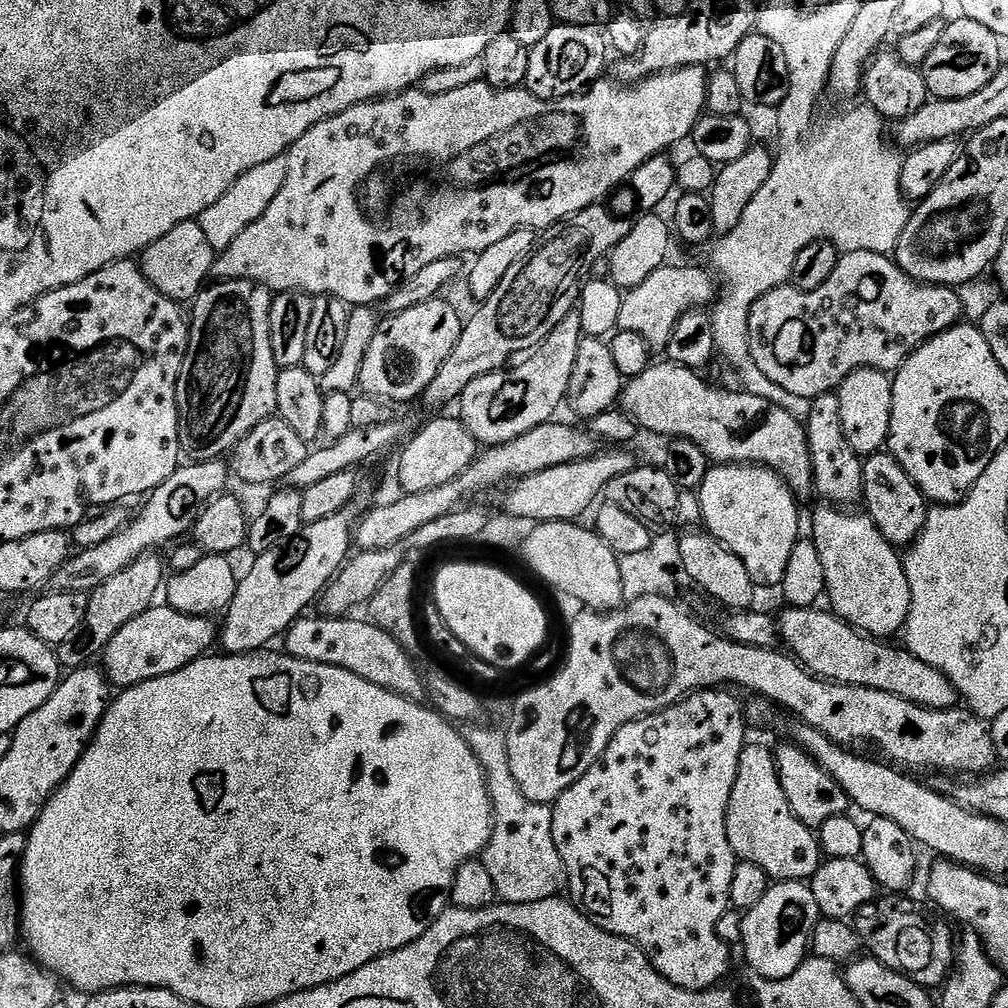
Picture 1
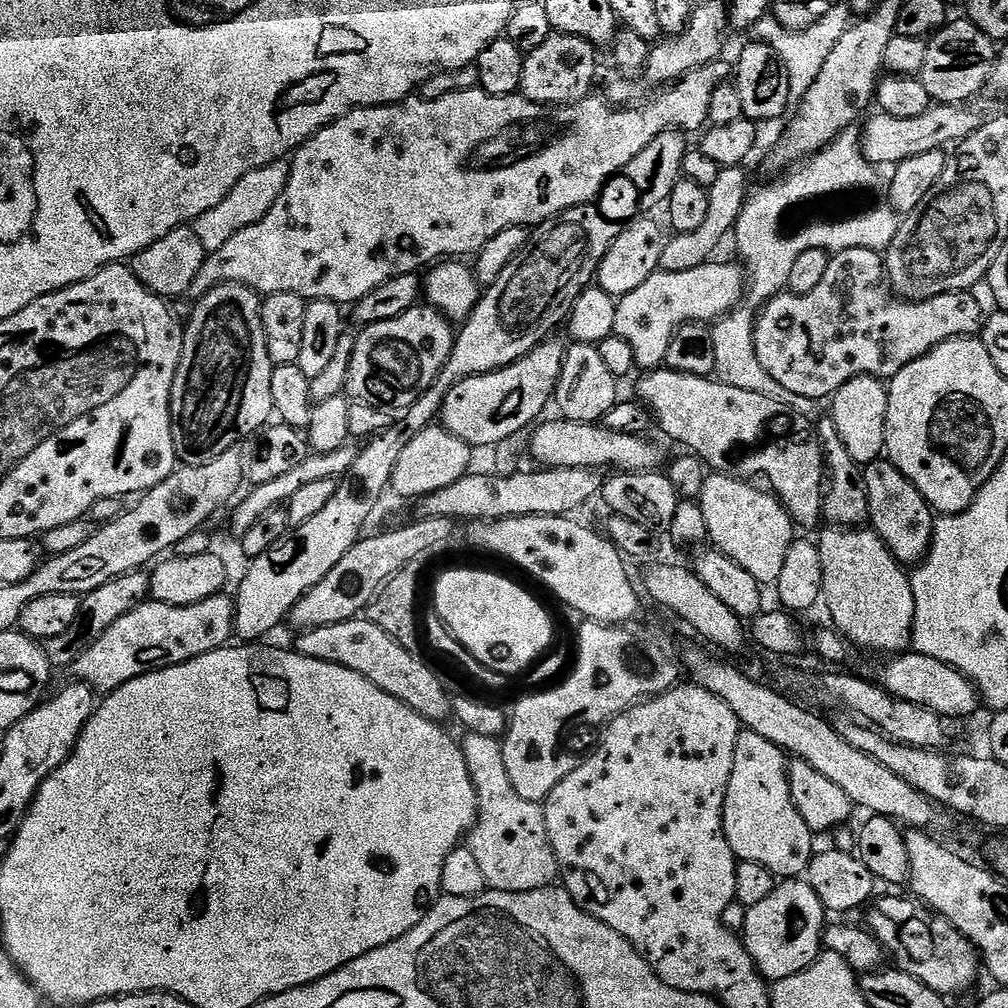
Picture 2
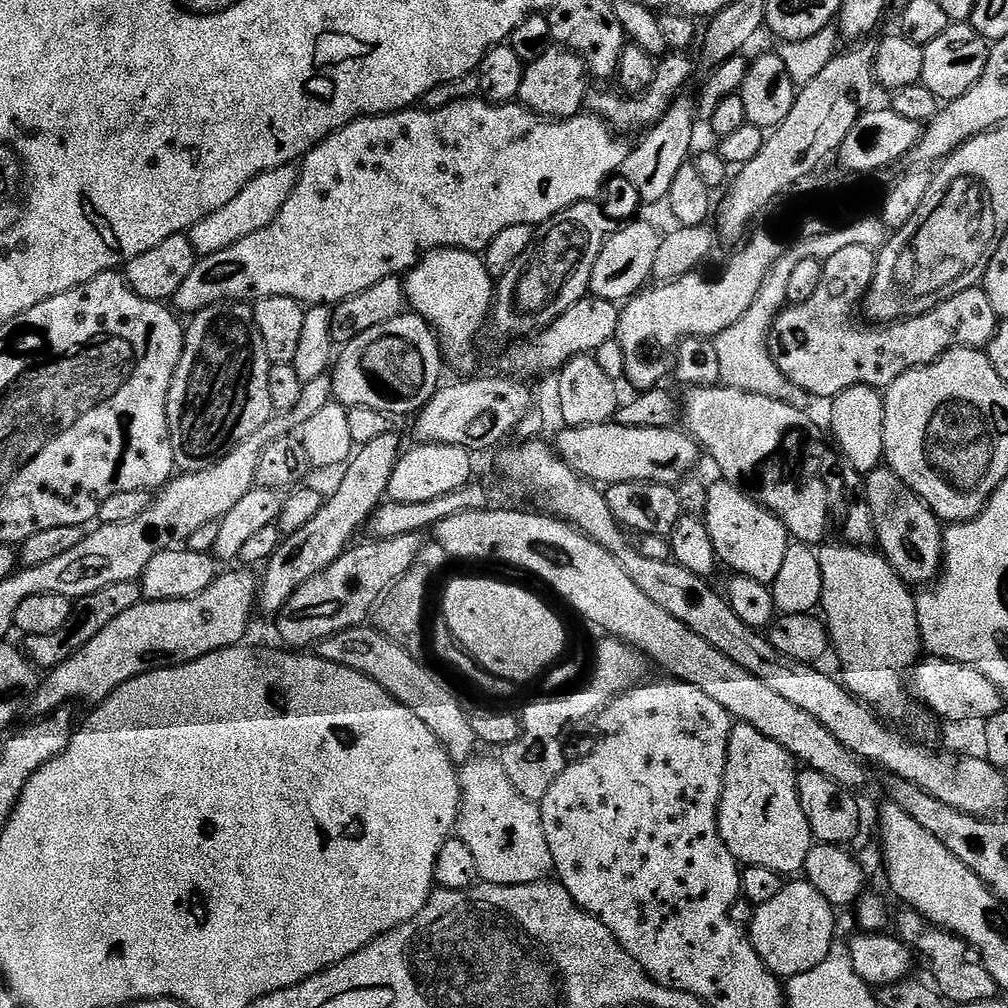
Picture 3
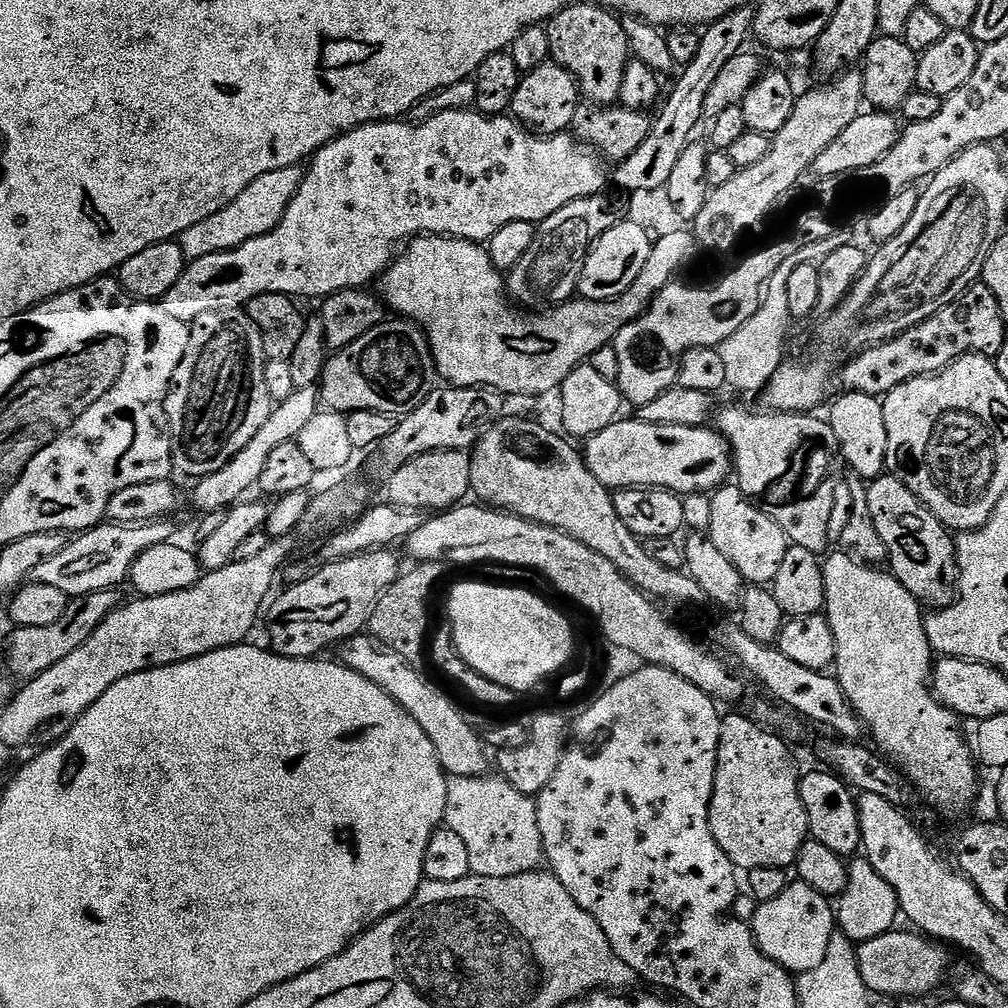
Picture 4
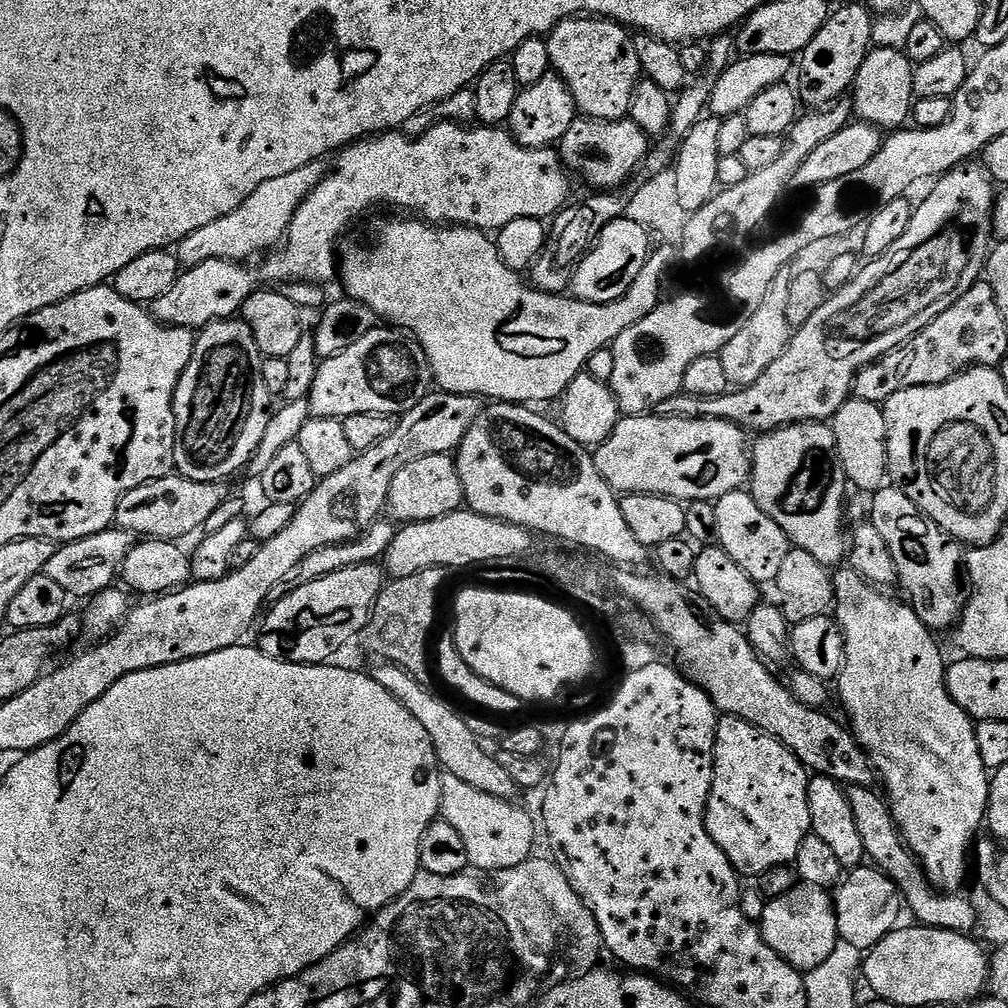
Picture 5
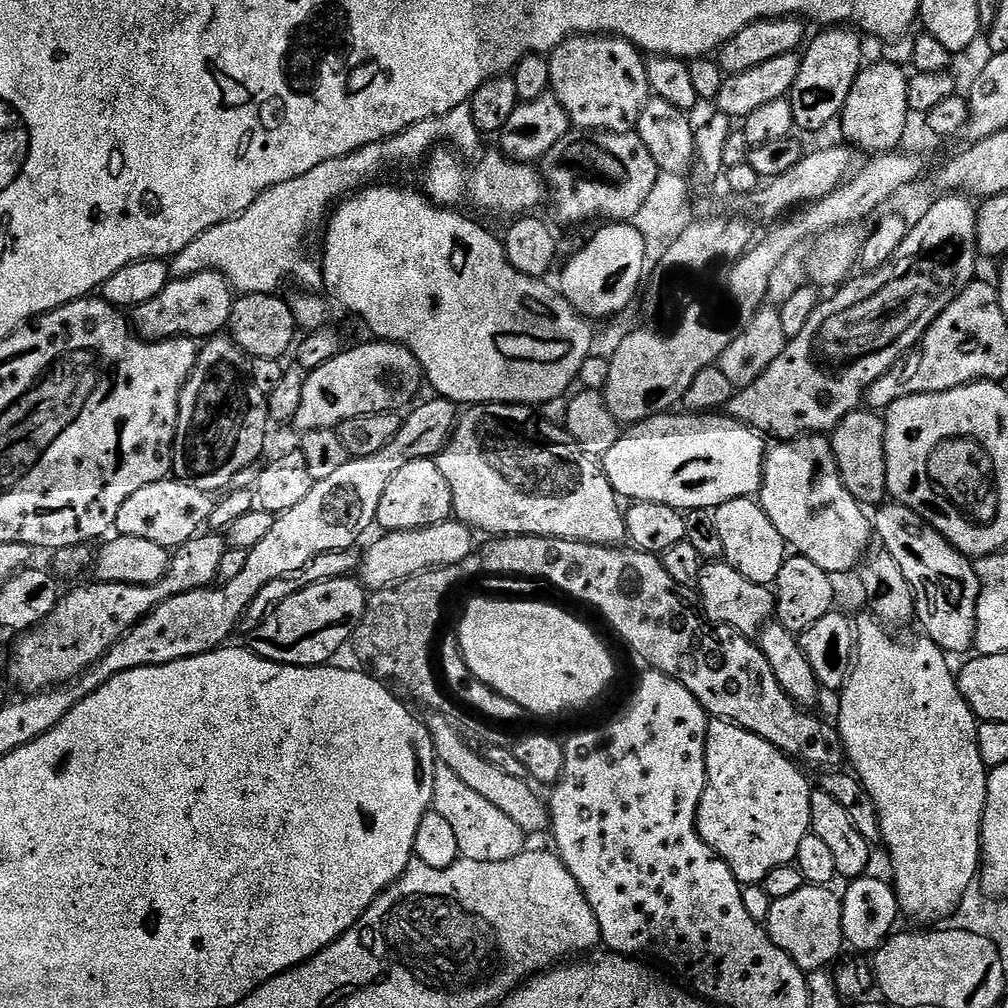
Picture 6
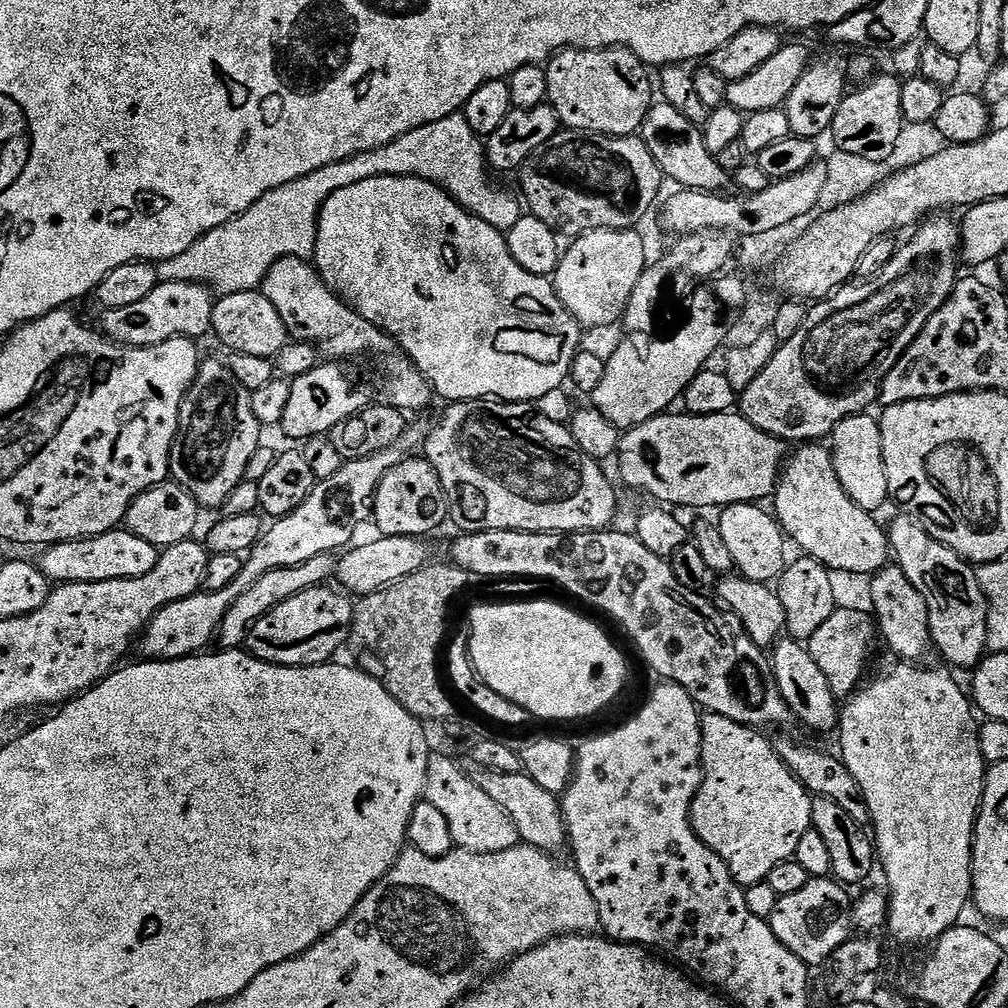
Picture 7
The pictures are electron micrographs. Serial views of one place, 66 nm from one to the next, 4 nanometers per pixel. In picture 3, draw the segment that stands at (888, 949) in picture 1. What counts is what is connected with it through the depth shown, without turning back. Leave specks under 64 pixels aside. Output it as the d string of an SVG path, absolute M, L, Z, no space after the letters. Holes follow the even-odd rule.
M904 910L904 913L896 920L895 935L903 940L913 953L924 955L928 968L932 971L935 987L949 1005L962 1006L966 1002L986 1002L995 1000L998 996L998 989L994 978L990 978L990 970L982 962L969 944L953 932L945 932L943 928L929 924L923 916L917 912Z

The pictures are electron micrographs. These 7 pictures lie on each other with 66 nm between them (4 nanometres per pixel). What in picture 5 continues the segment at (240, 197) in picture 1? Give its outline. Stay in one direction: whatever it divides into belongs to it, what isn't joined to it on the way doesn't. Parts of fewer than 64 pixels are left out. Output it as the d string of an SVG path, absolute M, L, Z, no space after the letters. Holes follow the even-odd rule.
M315 160L302 170L294 170L294 174L282 174L282 178L270 178L270 182L262 182L238 210L230 210L226 218L218 218L218 222L210 222L210 226L202 226L202 230L194 230L194 234L186 234L179 244L175 245L174 255L181 269L187 270L202 262L211 260L235 260L248 262L251 256L259 257L269 250L275 249L288 235L288 227L302 203L326 175L324 160Z

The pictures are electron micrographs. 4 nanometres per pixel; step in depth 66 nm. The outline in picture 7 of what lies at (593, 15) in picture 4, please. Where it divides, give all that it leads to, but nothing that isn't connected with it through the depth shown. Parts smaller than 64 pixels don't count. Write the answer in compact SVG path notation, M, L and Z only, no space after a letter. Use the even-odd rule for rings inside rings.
M566 48L547 61L548 99L565 129L597 132L603 136L635 136L651 110L654 84L648 81L649 65L643 64L629 48Z

